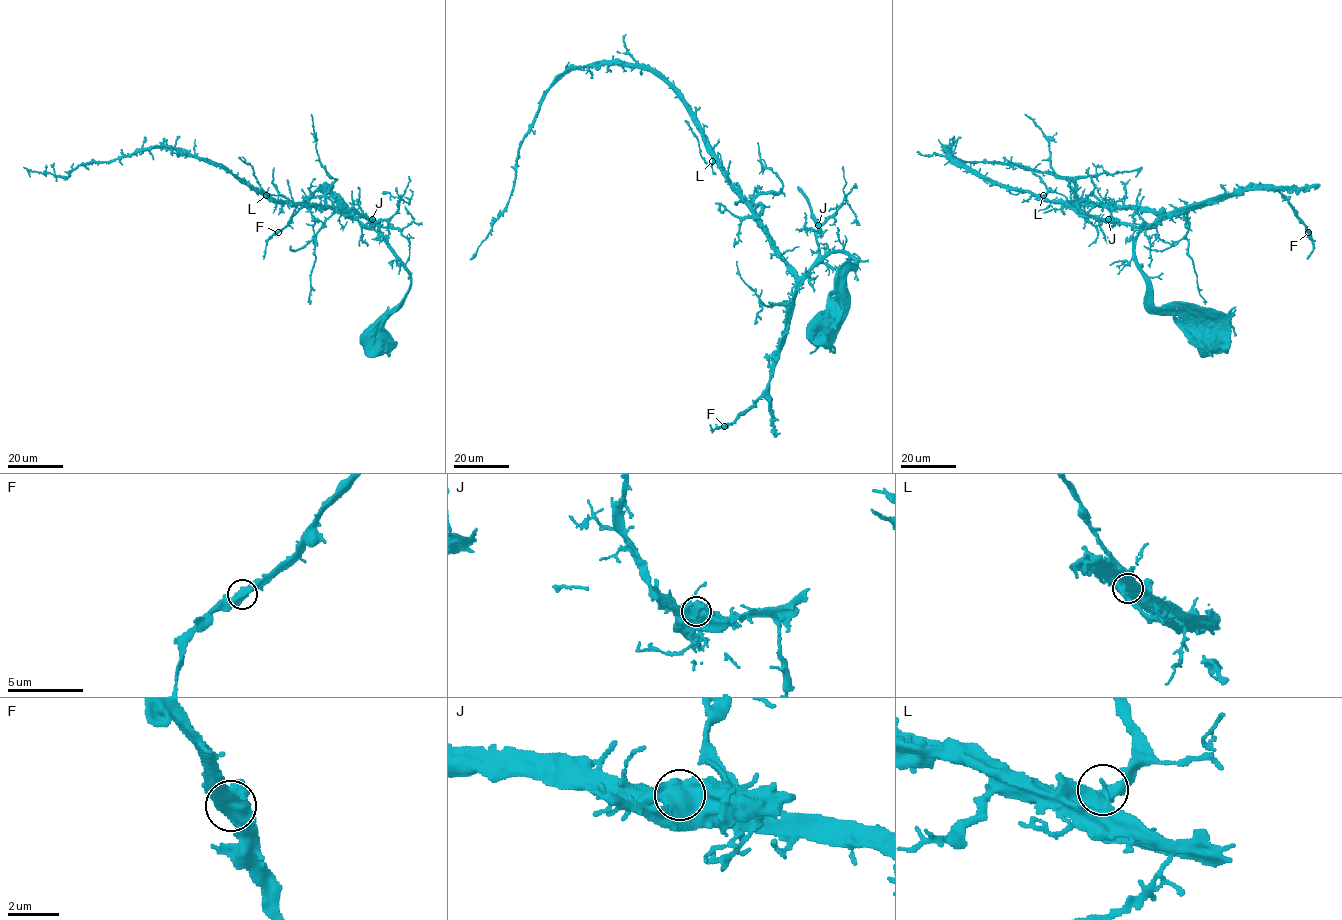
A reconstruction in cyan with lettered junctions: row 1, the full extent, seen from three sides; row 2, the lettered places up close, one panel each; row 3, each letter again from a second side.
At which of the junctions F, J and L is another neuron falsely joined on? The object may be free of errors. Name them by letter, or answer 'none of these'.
J

